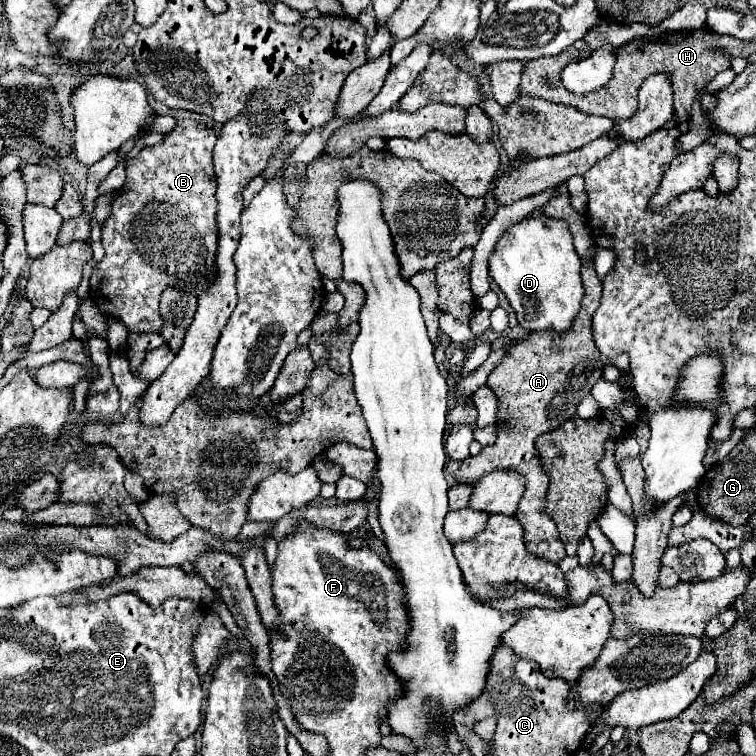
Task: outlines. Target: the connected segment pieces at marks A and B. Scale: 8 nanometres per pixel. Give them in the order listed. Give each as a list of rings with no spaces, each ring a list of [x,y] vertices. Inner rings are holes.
[[[590,257],[582,259],[582,279],[586,295],[582,299],[582,309],[574,321],[574,329],[566,337],[554,337],[554,333],[534,331],[524,339],[512,339],[504,359],[488,377],[488,387],[498,399],[498,439],[494,445],[482,447],[476,457],[466,457],[462,461],[448,461],[446,469],[456,481],[478,481],[484,473],[494,469],[514,469],[526,477],[526,491],[518,503],[514,517],[524,527],[526,551],[534,557],[546,559],[558,565],[566,553],[558,537],[554,521],[544,513],[544,497],[548,491],[548,475],[540,465],[536,453],[536,437],[558,429],[566,419],[576,415],[580,399],[584,399],[594,383],[602,377],[602,359],[592,337],[592,317],[600,305],[602,281],[594,271],[594,261]]]
[[[186,119],[186,121],[178,121],[176,127],[166,133],[166,139],[152,145],[152,147],[144,147],[140,149],[140,153],[132,159],[128,159],[126,163],[126,185],[120,189],[120,193],[112,202],[112,209],[109,218],[101,226],[101,242],[105,250],[103,259],[96,264],[90,279],[90,293],[94,290],[100,294],[100,297],[94,297],[96,304],[100,307],[102,313],[107,317],[116,317],[120,319],[128,331],[158,331],[162,327],[162,317],[158,315],[158,301],[162,291],[172,285],[172,287],[184,287],[194,289],[194,293],[198,293],[198,289],[202,289],[202,285],[210,285],[210,277],[214,275],[214,249],[216,247],[216,239],[218,239],[218,227],[216,227],[216,185],[214,185],[214,167],[212,167],[212,149],[216,145],[216,133],[214,129],[210,129],[208,125],[194,121],[194,119]],[[109,286],[109,291],[101,291],[101,288]]]

